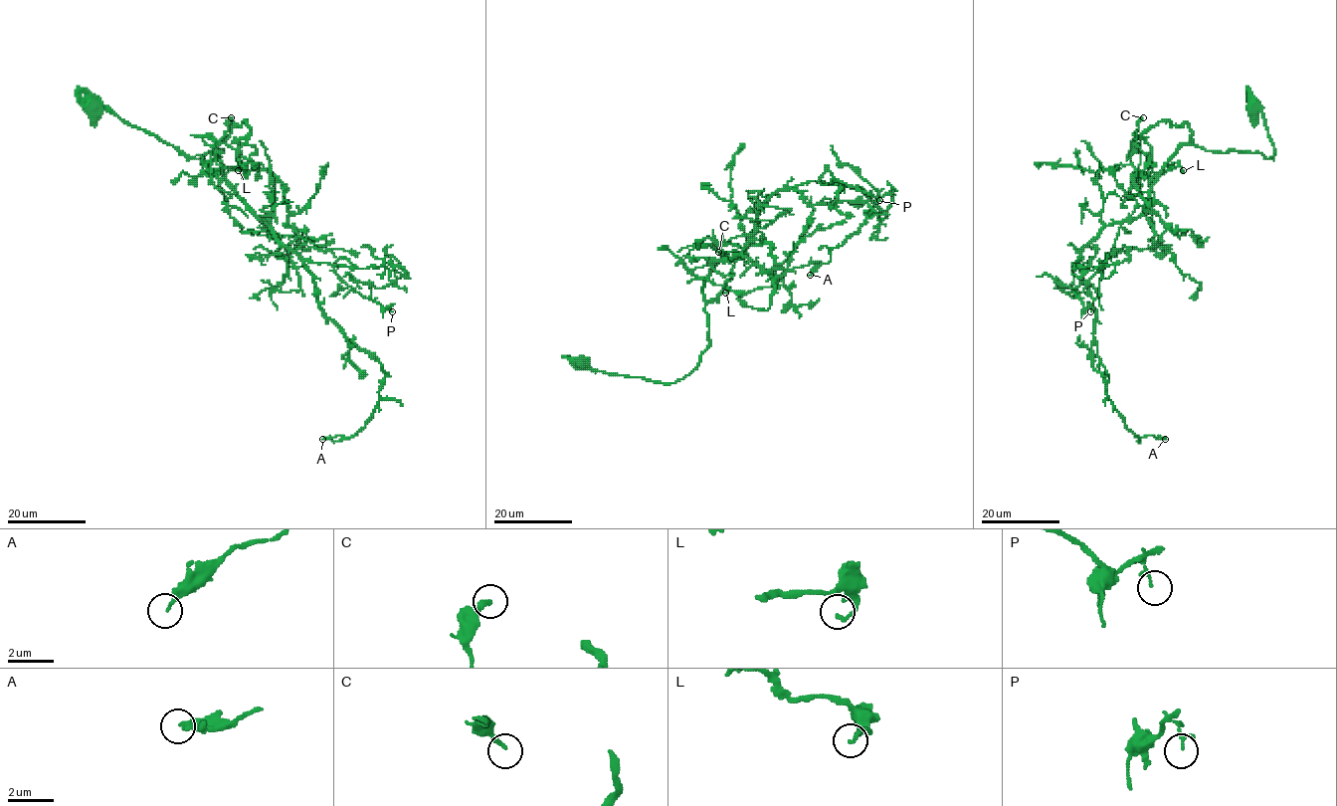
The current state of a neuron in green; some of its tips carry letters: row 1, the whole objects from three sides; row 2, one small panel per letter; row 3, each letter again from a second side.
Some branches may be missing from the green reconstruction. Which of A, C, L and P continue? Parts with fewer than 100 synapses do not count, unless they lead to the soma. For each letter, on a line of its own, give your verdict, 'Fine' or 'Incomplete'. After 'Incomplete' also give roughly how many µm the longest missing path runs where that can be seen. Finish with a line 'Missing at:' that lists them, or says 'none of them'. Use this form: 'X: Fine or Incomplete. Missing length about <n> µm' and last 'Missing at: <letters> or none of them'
A: Fine
C: Fine
L: Fine
P: Fine
Missing at: none of them

